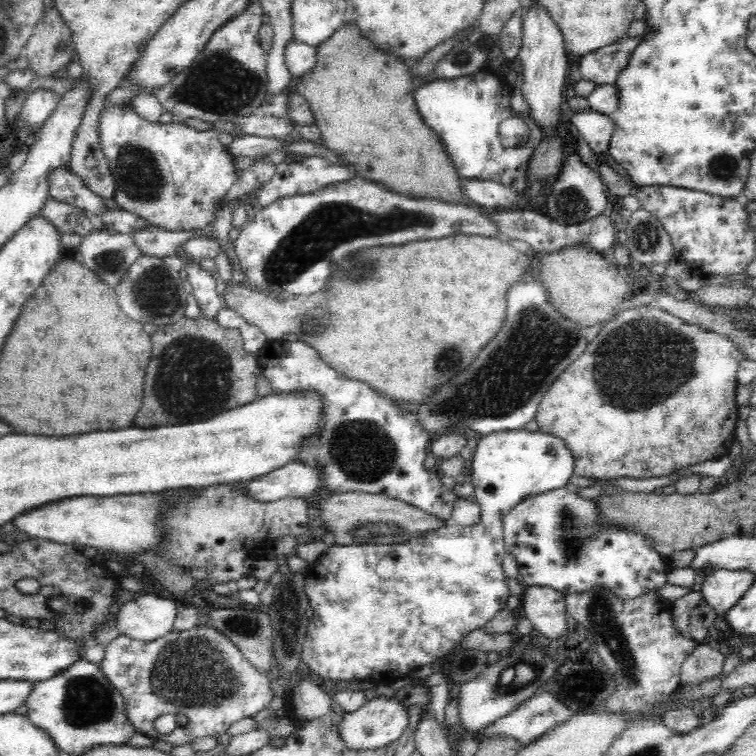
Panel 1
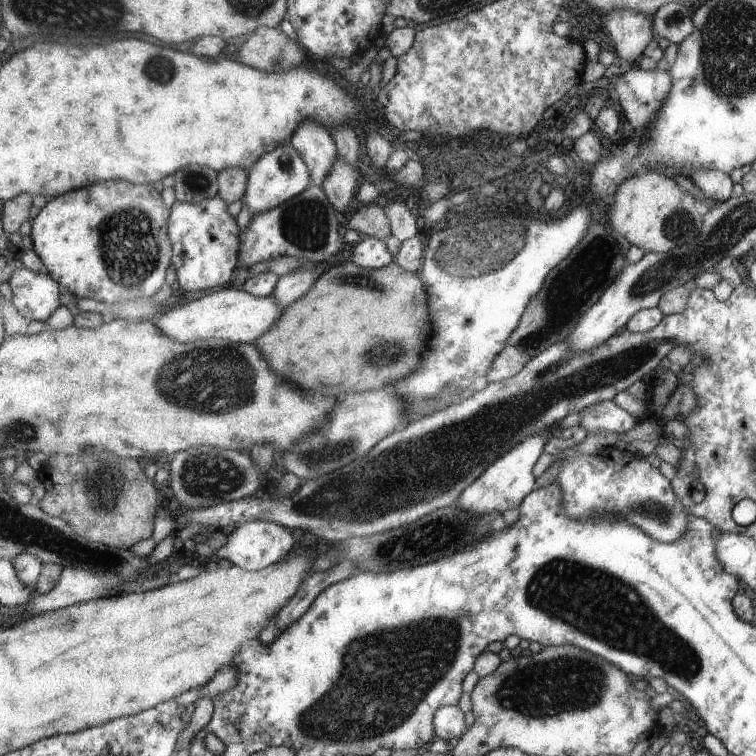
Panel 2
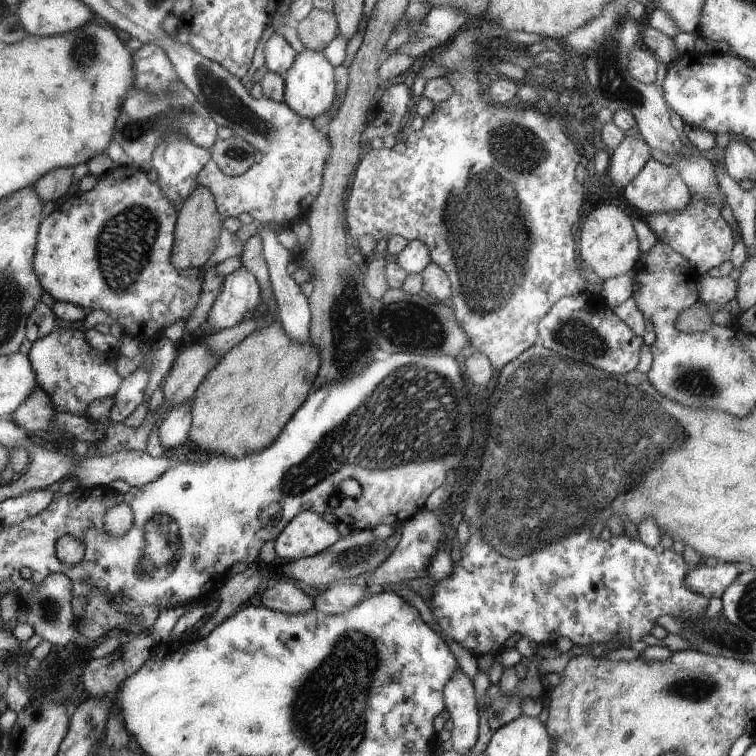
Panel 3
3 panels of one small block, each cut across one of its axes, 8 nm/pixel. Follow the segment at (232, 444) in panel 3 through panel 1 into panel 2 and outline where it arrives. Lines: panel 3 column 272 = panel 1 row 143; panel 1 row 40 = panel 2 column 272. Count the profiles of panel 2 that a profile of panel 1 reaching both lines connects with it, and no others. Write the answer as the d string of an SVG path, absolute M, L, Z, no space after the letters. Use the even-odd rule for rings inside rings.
M337 260L332 262L331 266L324 270L312 283L311 286L291 304L285 307L285 312L270 326L265 333L260 334L257 339L251 341L261 352L262 357L267 358L267 362L271 362L269 367L272 370L279 370L279 374L283 374L283 378L295 382L297 386L301 386L303 390L311 390L333 396L339 400L346 394L358 393L361 391L374 391L375 389L390 385L400 378L406 377L409 373L413 373L418 368L417 360L425 348L429 348L429 344L425 340L430 340L430 334L433 333L433 323L430 322L429 314L429 294L426 292L426 286L416 273L403 270L394 260L387 266L378 269L364 269L357 266L350 260Z

